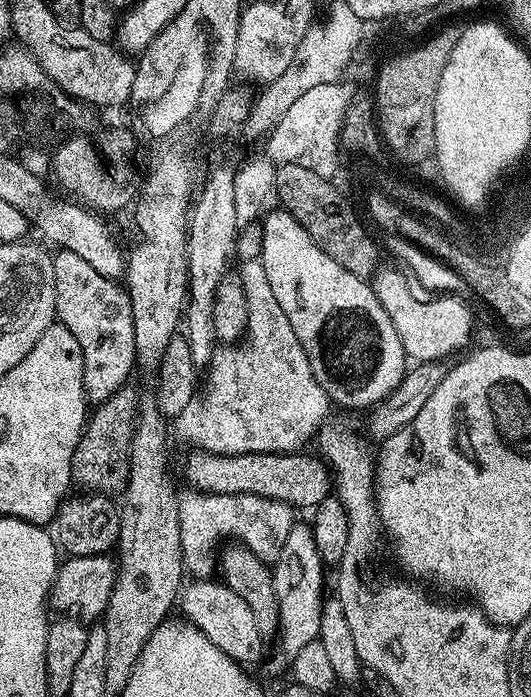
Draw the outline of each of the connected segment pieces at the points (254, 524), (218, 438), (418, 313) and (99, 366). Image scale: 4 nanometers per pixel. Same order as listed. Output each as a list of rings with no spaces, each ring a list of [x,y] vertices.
[[[188,493],[179,497],[179,534],[185,571],[195,579],[211,579],[218,566],[216,553],[223,540],[237,540],[247,546],[259,560],[275,563],[294,523],[294,509],[283,500],[271,500],[255,494]]]
[[[259,259],[241,263],[239,268],[242,290],[246,294],[248,327],[238,346],[215,349],[206,365],[204,373],[208,373],[202,376],[202,391],[182,410],[182,414],[174,418],[176,432],[186,443],[192,444],[188,446],[193,449],[216,452],[220,456],[251,452],[300,452],[303,444],[311,440],[313,443],[314,437],[329,419],[330,401],[318,378],[314,378],[314,370],[310,370],[306,350],[302,350],[298,334],[294,334],[294,326],[290,326],[290,318],[286,318],[286,310],[278,306],[278,298],[274,298],[274,290],[270,290],[270,282]]]
[[[381,267],[371,277],[370,285],[382,310],[390,318],[394,330],[398,332],[398,338],[402,340],[404,355],[409,361],[423,362],[426,360],[443,361],[444,356],[456,352],[459,348],[467,349],[473,336],[468,333],[468,314],[460,304],[452,303],[448,294],[440,294],[430,299],[426,304],[416,304],[415,300],[409,300],[409,295],[399,292],[388,293],[386,284],[389,281],[389,267]]]
[[[57,251],[52,257],[56,287],[56,320],[66,325],[82,346],[84,394],[93,405],[129,383],[128,375],[137,367],[134,346],[134,318],[127,291],[115,279],[103,277],[73,252]]]

